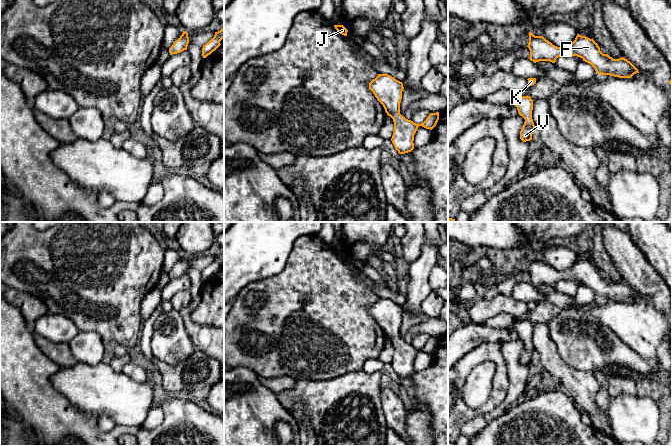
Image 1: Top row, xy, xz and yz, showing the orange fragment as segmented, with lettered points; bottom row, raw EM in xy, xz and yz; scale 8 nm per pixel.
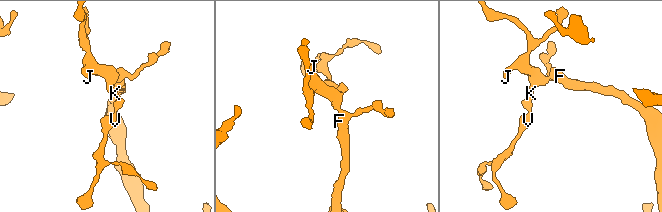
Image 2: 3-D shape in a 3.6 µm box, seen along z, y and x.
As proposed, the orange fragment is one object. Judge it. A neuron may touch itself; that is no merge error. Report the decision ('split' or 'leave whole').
leave whole

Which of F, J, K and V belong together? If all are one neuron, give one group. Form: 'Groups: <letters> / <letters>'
Groups: F J K V

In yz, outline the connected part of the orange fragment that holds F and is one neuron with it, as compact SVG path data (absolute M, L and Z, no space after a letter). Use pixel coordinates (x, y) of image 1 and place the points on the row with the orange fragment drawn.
M529 32L530 60L534 63L539 61L556 62L560 56L577 56L591 64L598 74L610 75L619 78L631 78L639 73L638 69L627 59L621 57L613 59L608 54L603 54L600 47L586 36L577 34L575 40L566 48L553 45L543 36L535 36Z

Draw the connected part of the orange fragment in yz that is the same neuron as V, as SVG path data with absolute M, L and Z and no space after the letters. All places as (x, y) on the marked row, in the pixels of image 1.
M528 95L523 97L514 96L512 102L517 107L519 115L525 119L520 131L520 139L523 142L530 141L532 140L533 130L535 129L532 119L533 100Z

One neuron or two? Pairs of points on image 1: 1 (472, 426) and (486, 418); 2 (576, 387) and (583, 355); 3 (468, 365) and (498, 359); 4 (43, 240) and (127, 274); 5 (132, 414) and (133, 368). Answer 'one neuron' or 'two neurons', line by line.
1: one neuron
2: two neurons
3: one neuron
4: one neuron
5: two neurons

